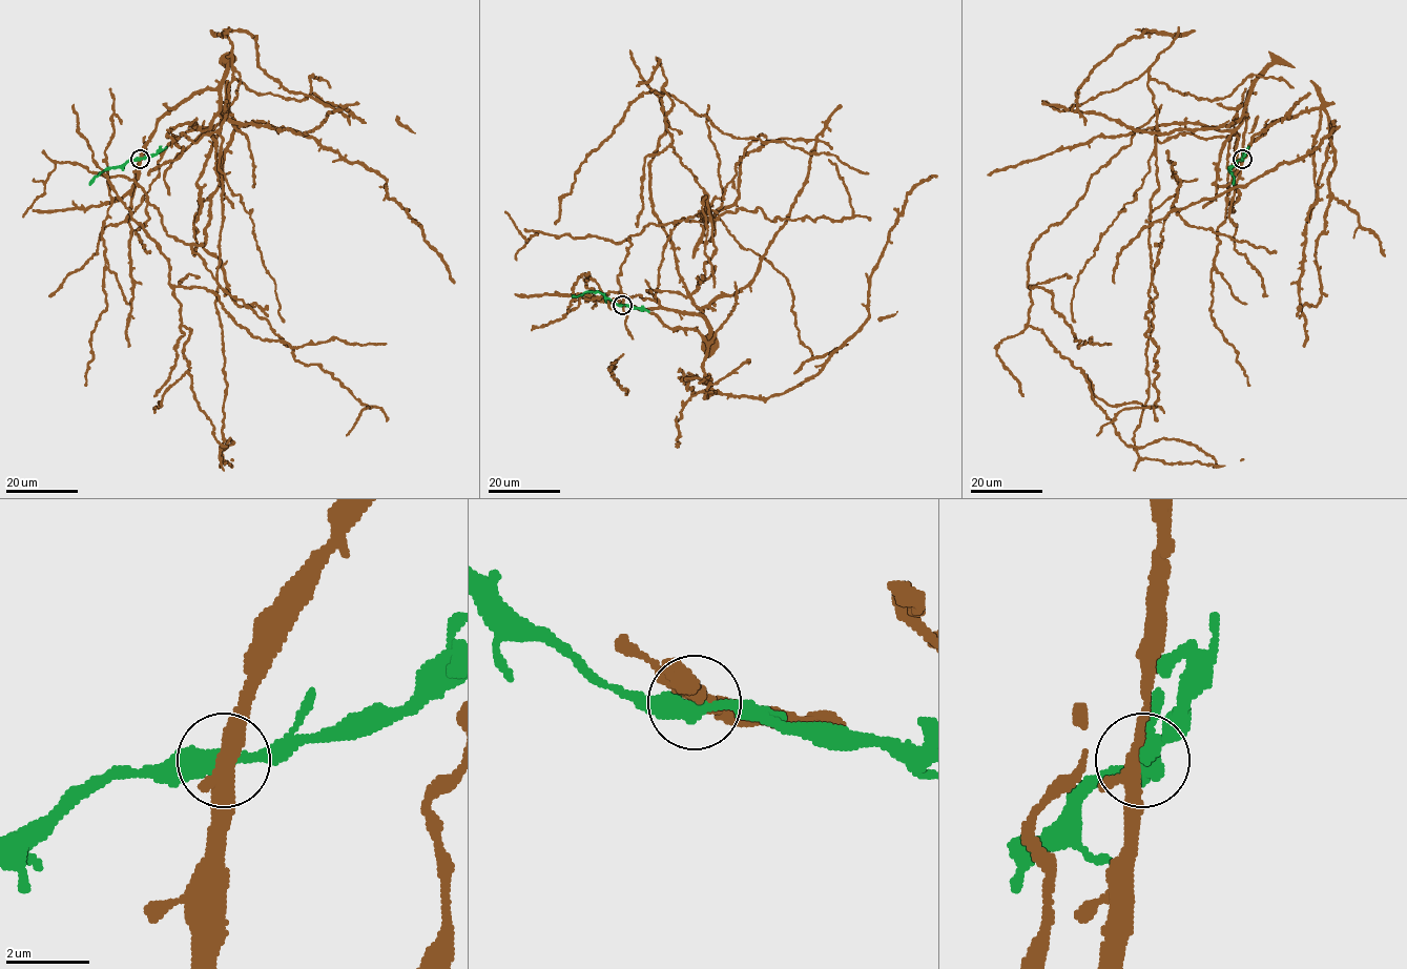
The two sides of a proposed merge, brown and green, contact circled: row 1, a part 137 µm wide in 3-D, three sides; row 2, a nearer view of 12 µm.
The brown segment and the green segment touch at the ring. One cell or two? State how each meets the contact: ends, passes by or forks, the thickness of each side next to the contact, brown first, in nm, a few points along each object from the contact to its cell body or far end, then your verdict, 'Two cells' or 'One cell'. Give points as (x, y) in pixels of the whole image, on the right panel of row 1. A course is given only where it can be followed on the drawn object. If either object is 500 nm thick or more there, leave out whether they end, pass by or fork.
At the ring brown passes by. At the ring green passes by. Thickness 400 nm (brown) against 400 nm. Course of brown: (1241, 159), (1250, 89), (1161, 133), (1077, 89), (1176, 36), (1129, 446), (1028, 324), (1028, 260), (1161, 104). Course of green: (1241, 159), (1228, 168), (1234, 185). One cell

